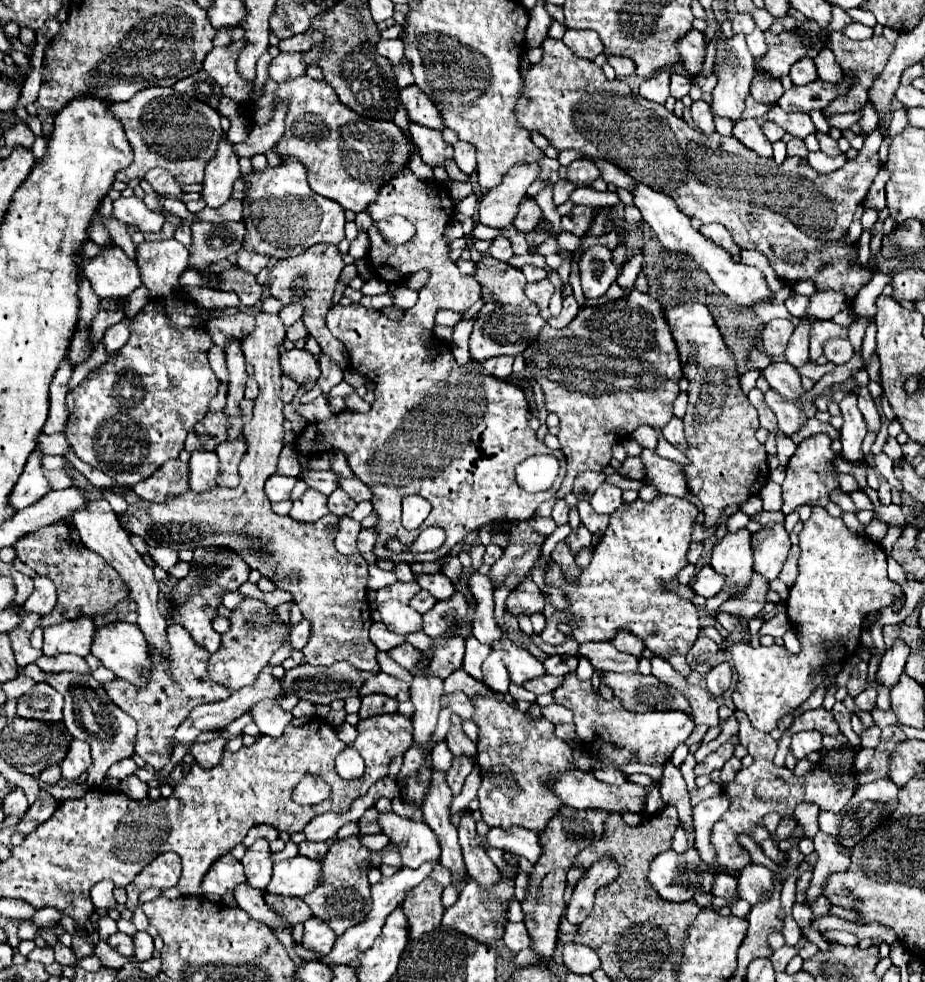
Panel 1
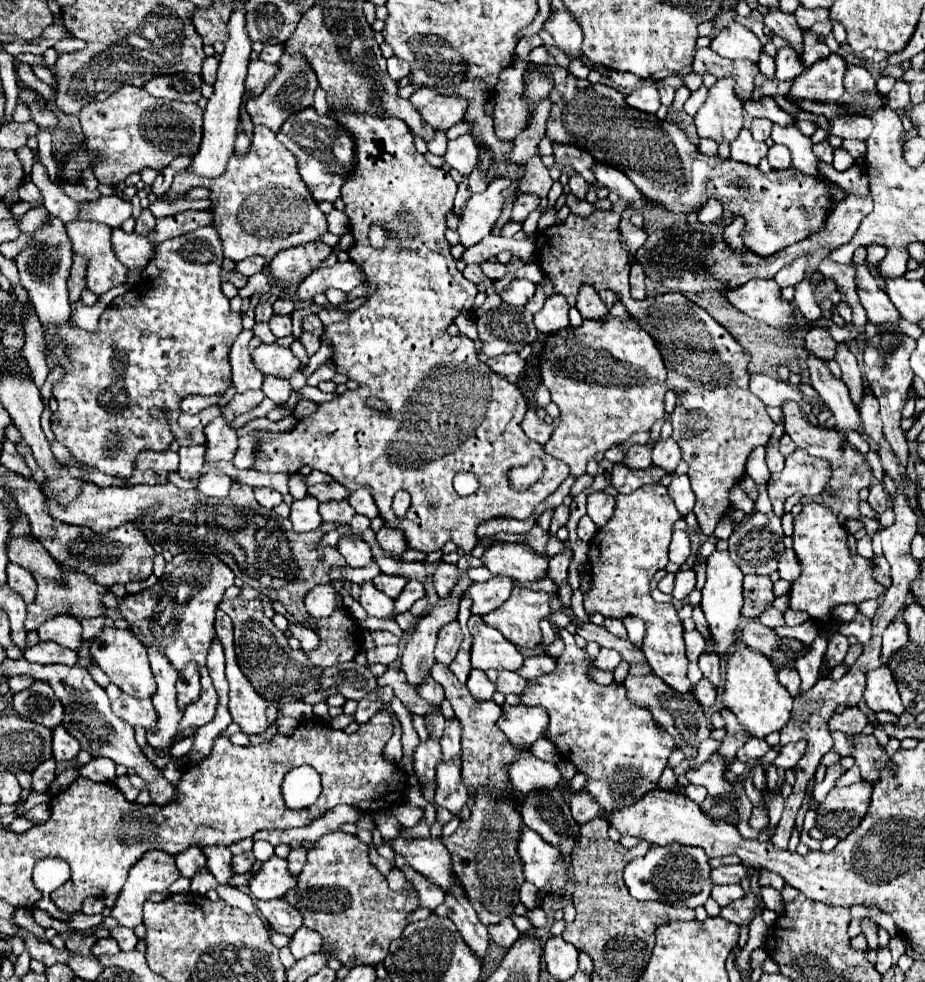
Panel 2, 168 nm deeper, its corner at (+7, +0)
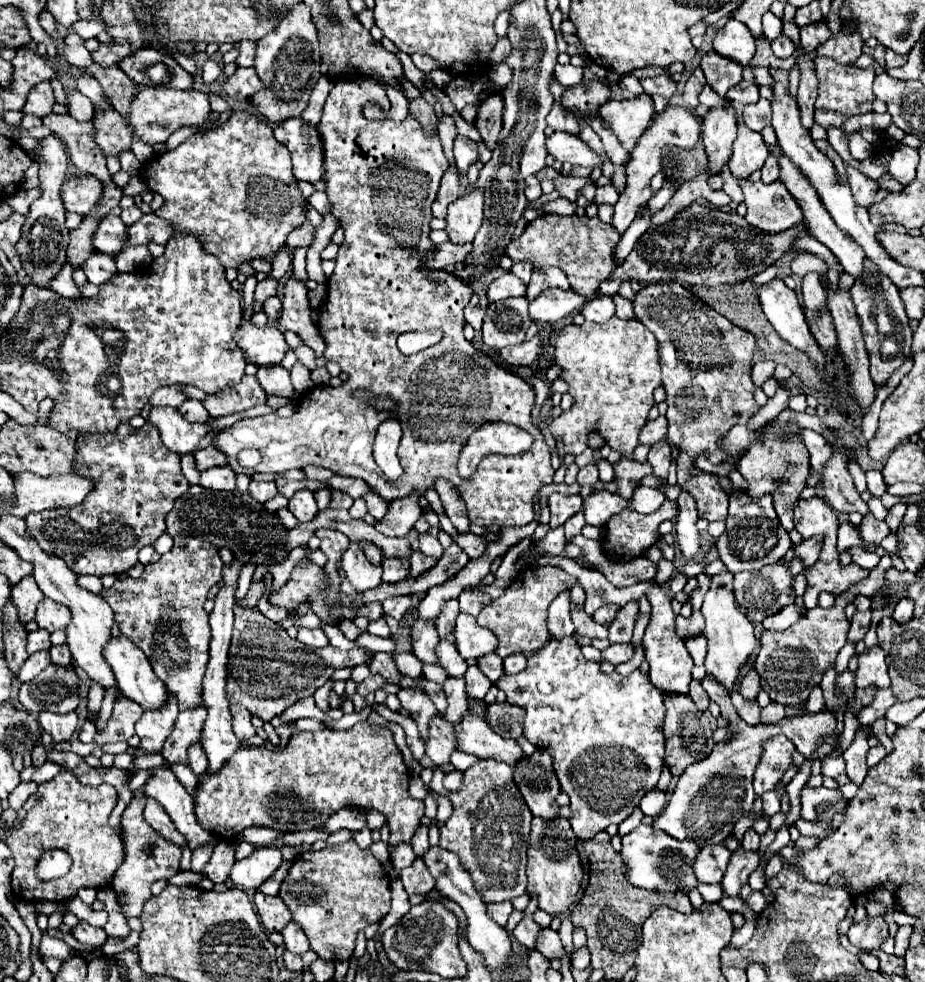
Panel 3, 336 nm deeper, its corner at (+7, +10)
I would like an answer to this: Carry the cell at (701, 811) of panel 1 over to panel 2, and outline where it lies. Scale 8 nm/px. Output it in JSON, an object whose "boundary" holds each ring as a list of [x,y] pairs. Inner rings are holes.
{"boundary":[[[738,864],[738,866],[720,866],[720,868],[712,868],[710,880],[714,886],[718,884],[740,884],[740,880],[746,876],[746,866]]]}

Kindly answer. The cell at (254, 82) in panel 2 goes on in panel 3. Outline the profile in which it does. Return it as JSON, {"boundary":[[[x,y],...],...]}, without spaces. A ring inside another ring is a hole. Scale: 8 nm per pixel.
{"boundary":[[[238,66],[236,72],[224,84],[224,92],[232,98],[248,98],[248,96],[256,94],[260,88],[262,88],[262,82],[252,66],[250,68]]]}

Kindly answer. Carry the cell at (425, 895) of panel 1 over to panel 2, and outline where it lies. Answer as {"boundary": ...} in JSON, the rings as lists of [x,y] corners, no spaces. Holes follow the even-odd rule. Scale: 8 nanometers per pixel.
{"boundary":[[[332,832],[318,840],[318,846],[308,850],[308,860],[304,864],[304,870],[298,876],[298,882],[288,894],[284,896],[290,906],[294,906],[302,916],[306,928],[316,930],[322,936],[322,952],[326,952],[330,958],[338,958],[342,966],[370,966],[376,962],[382,962],[386,958],[386,950],[394,938],[398,938],[404,930],[404,918],[420,908],[418,896],[406,896],[396,894],[388,890],[386,878],[374,868],[370,862],[368,846],[360,842],[356,836],[346,832]]]}

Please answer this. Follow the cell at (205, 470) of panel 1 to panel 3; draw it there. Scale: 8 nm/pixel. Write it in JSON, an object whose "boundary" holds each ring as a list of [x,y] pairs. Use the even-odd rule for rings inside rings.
{"boundary":[[[168,406],[152,408],[148,420],[160,430],[166,448],[170,448],[178,456],[196,452],[200,440],[210,432],[208,422],[204,424],[186,422],[176,408],[168,408]]]}

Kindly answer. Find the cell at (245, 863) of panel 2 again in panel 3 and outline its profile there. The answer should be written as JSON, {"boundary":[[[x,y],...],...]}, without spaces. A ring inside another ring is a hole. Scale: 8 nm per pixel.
{"boundary":[[[220,840],[220,844],[214,848],[210,862],[204,866],[202,874],[210,878],[214,884],[226,882],[226,878],[230,876],[230,868],[236,862],[236,848],[238,848],[236,840]]]}

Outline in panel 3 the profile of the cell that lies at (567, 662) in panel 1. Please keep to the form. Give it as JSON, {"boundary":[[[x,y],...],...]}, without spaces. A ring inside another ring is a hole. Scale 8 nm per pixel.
{"boundary":[[[520,652],[504,658],[506,674],[518,674],[518,672],[522,672],[526,668],[526,664],[528,664],[528,658],[526,658],[526,654],[520,654]]]}

